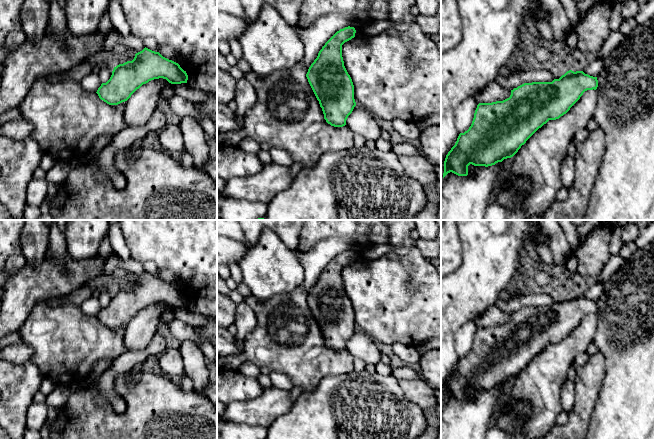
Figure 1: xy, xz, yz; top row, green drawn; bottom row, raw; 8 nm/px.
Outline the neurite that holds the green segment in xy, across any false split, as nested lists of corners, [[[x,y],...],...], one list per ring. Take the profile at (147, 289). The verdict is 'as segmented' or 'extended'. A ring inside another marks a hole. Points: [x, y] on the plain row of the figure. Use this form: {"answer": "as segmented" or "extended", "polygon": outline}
{"answer": "as segmented", "polygon": [[[145,271],[132,285],[114,291],[110,303],[102,307],[96,317],[107,328],[118,329],[127,325],[143,308],[159,302],[181,308],[187,307],[188,299],[178,287]]]}

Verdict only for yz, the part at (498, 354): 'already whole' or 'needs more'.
already whole

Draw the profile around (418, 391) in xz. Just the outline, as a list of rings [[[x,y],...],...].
[[[422,378],[416,380],[398,380],[406,398],[423,410],[437,405],[435,390]]]

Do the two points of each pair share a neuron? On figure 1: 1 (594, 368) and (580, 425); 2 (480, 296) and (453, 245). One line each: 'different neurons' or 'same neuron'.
1: same neuron
2: different neurons

